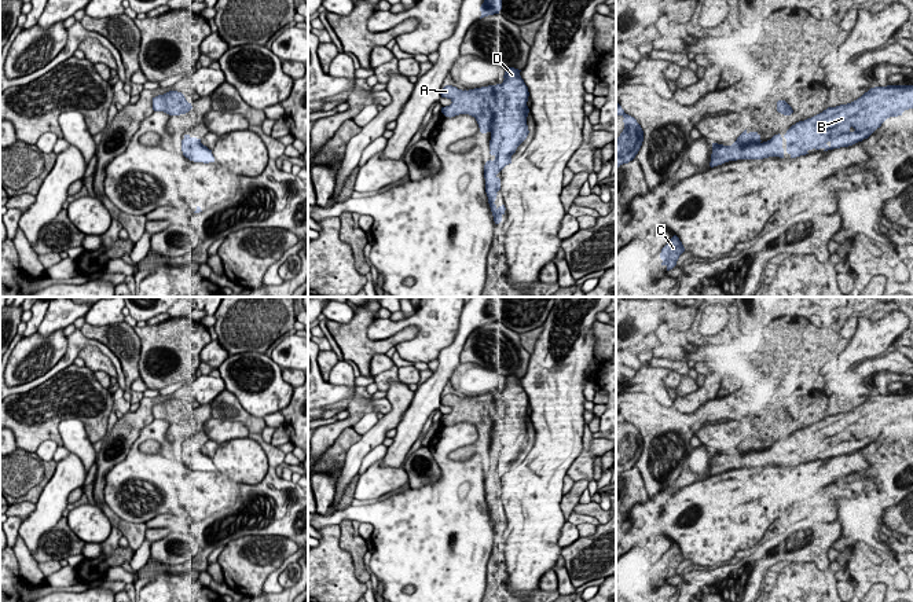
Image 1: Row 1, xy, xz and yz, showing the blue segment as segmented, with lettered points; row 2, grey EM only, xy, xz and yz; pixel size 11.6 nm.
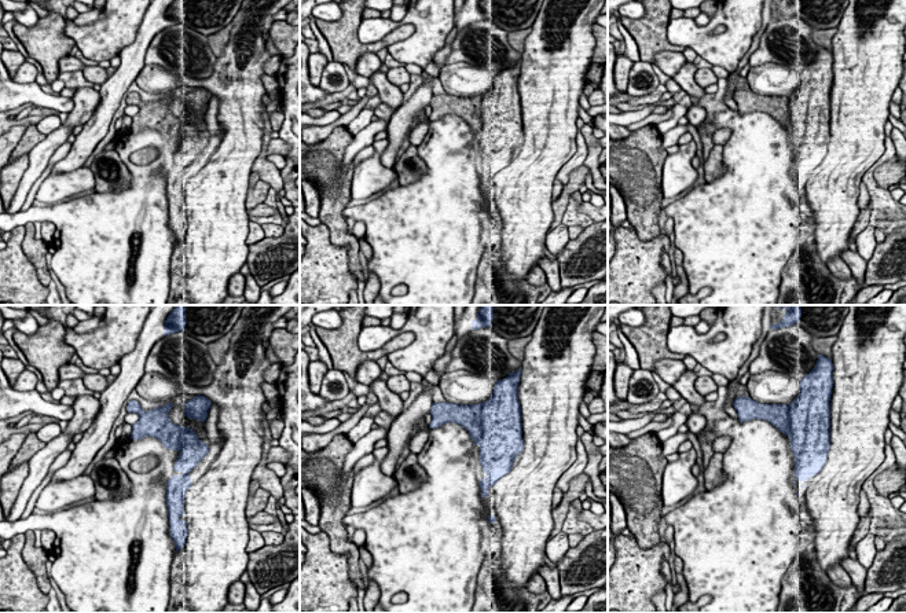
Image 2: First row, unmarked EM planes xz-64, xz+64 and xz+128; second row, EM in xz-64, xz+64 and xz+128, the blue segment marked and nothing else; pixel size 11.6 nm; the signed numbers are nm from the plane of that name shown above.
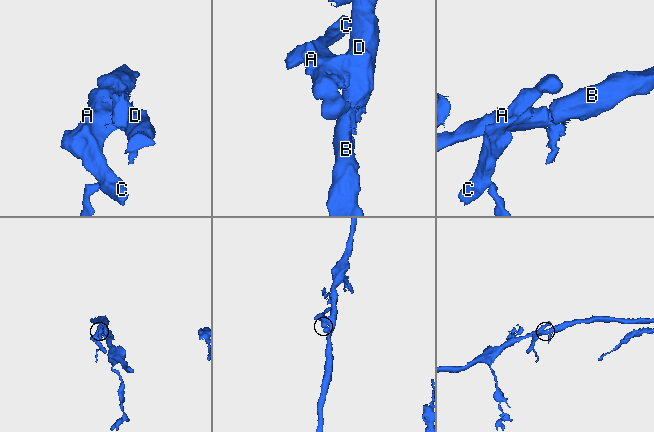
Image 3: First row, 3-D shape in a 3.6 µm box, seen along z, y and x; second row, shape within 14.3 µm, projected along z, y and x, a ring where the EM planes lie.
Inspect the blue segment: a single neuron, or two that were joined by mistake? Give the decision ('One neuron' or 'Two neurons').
One neuron

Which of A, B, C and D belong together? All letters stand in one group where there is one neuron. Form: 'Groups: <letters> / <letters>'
Groups: A B C D

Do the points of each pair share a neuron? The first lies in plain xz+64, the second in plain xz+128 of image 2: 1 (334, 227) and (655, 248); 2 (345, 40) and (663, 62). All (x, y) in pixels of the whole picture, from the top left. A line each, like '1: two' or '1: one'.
1: two
2: two

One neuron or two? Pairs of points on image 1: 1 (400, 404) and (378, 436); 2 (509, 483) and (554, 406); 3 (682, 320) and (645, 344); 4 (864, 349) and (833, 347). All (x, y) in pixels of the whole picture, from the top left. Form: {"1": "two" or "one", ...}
{"1": "one", "2": "one", "3": "two", "4": "two"}

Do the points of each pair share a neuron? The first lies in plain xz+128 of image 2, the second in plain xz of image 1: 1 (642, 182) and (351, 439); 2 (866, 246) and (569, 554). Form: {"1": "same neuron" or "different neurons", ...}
{"1": "same neuron", "2": "different neurons"}

